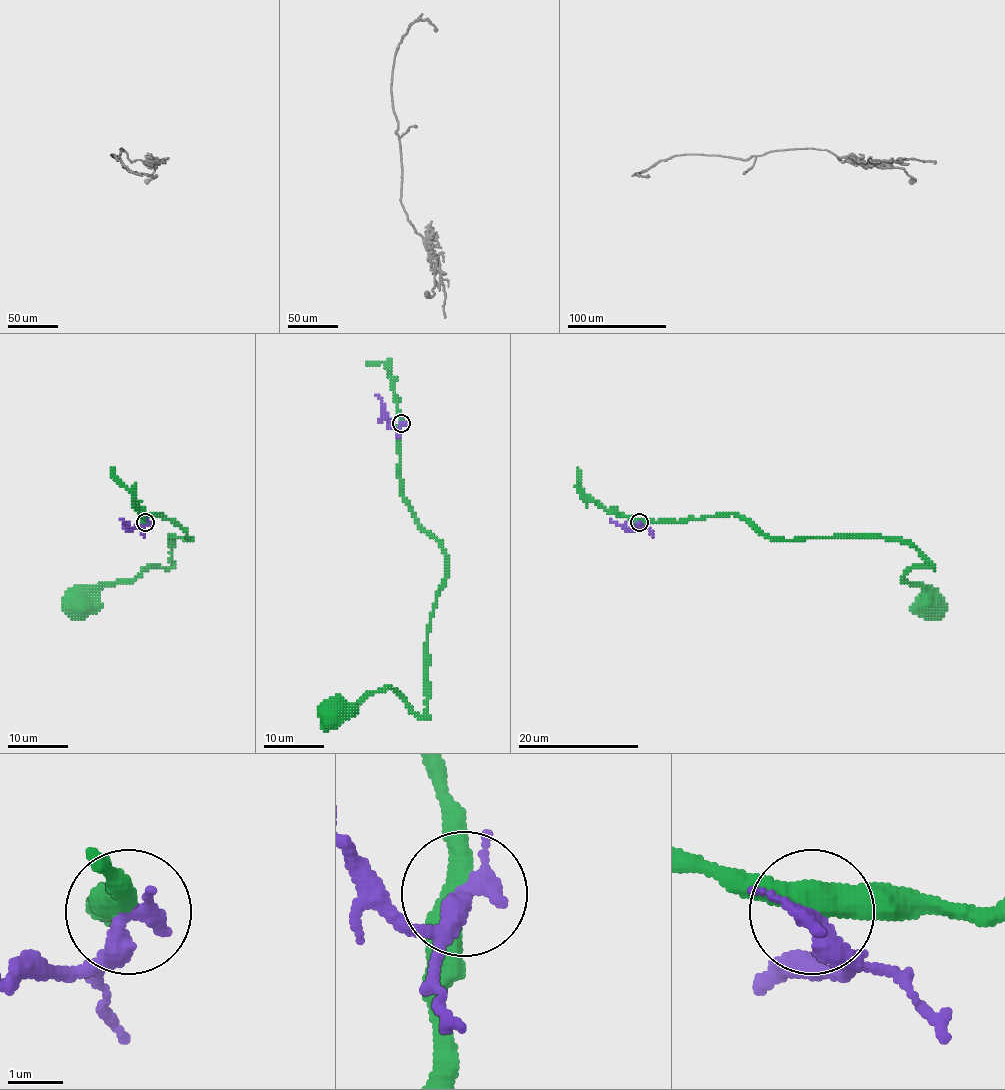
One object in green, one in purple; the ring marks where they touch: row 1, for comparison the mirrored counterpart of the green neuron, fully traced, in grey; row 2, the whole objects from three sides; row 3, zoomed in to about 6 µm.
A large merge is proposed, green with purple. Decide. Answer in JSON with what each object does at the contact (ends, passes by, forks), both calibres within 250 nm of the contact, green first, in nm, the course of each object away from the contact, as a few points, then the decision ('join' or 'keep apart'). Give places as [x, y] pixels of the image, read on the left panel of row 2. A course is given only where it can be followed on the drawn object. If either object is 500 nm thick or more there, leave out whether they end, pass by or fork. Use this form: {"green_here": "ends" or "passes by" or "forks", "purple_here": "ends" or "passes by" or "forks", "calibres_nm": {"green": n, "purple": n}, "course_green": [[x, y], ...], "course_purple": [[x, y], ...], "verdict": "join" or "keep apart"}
{"green_here": "passes by", "purple_here": "passes by", "calibres_nm": {"green": 440, "purple": 320}, "course_green": [[145, 521], [162, 514], [190, 539], [171, 535], [169, 567], [146, 567], [131, 580], [103, 582], [78, 604]], "course_purple": [[145, 521], [140, 527], [133, 529], [121, 518]], "verdict": "keep apart"}

